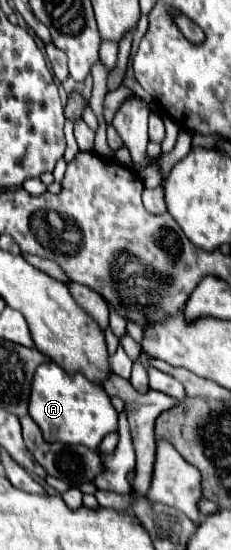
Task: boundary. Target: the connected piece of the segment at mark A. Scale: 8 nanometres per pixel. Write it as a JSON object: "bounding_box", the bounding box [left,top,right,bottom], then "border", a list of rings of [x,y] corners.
{"bounding_box":[28,362,118,450],"border":[[[46,362],[36,368],[30,390],[28,414],[42,430],[44,440],[82,444],[90,450],[98,450],[102,438],[118,430],[118,414],[110,404],[110,396],[104,392],[104,388],[90,382],[86,376],[78,372],[70,376],[54,362]]]}

